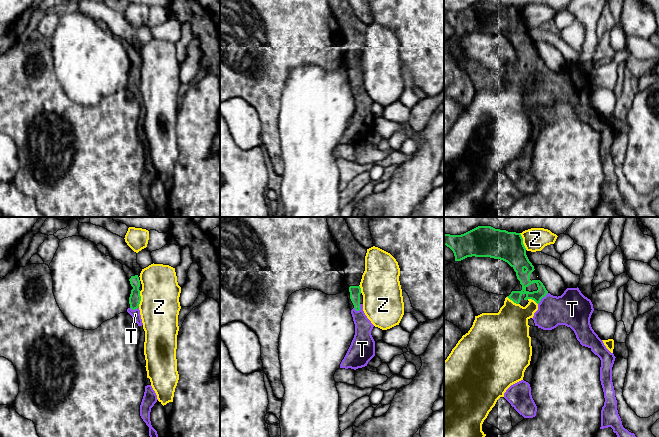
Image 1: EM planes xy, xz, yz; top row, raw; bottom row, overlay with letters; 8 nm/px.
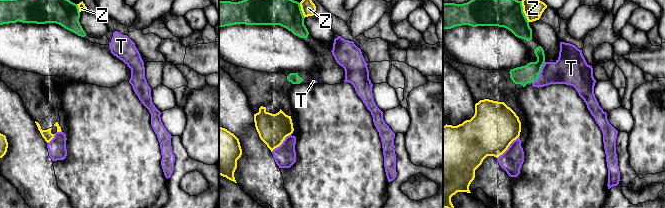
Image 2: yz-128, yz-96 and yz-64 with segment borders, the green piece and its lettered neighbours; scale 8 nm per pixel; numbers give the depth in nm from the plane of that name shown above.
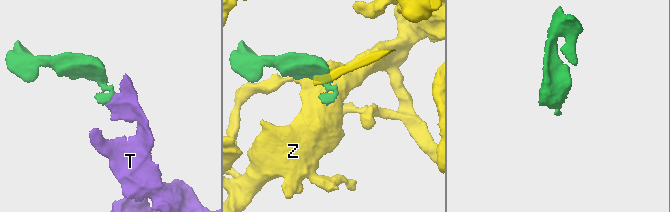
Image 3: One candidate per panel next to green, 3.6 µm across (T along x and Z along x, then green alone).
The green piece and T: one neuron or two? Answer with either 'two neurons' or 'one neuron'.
one neuron

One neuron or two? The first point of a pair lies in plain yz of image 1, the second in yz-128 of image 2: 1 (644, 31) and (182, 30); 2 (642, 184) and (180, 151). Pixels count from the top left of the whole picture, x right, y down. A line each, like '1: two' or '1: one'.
1: two
2: two

